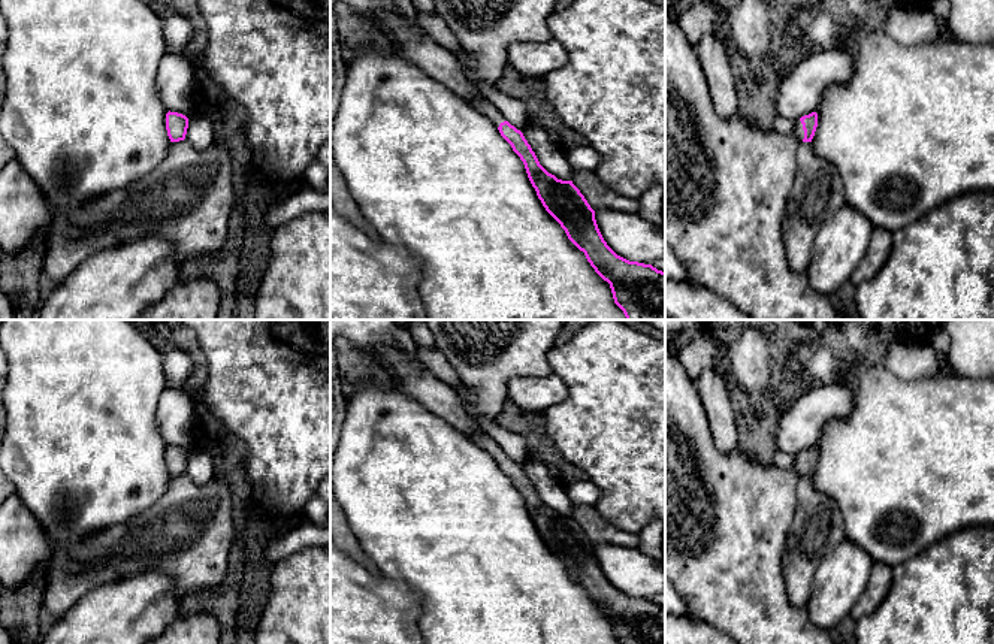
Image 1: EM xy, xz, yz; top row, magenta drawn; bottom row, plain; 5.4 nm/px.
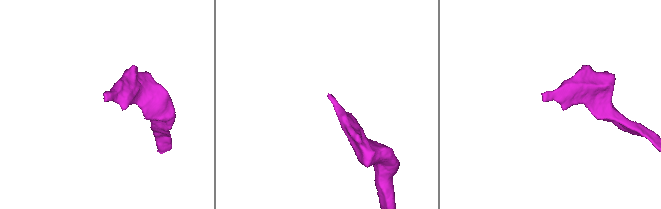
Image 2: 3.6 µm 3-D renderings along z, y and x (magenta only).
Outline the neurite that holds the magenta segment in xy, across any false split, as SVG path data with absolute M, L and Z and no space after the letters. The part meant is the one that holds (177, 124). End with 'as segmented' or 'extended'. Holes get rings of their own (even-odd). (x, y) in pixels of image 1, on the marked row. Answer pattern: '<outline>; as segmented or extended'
M178 112L166 114L166 130L170 142L179 142L185 139L188 129L188 118Z; as segmented

